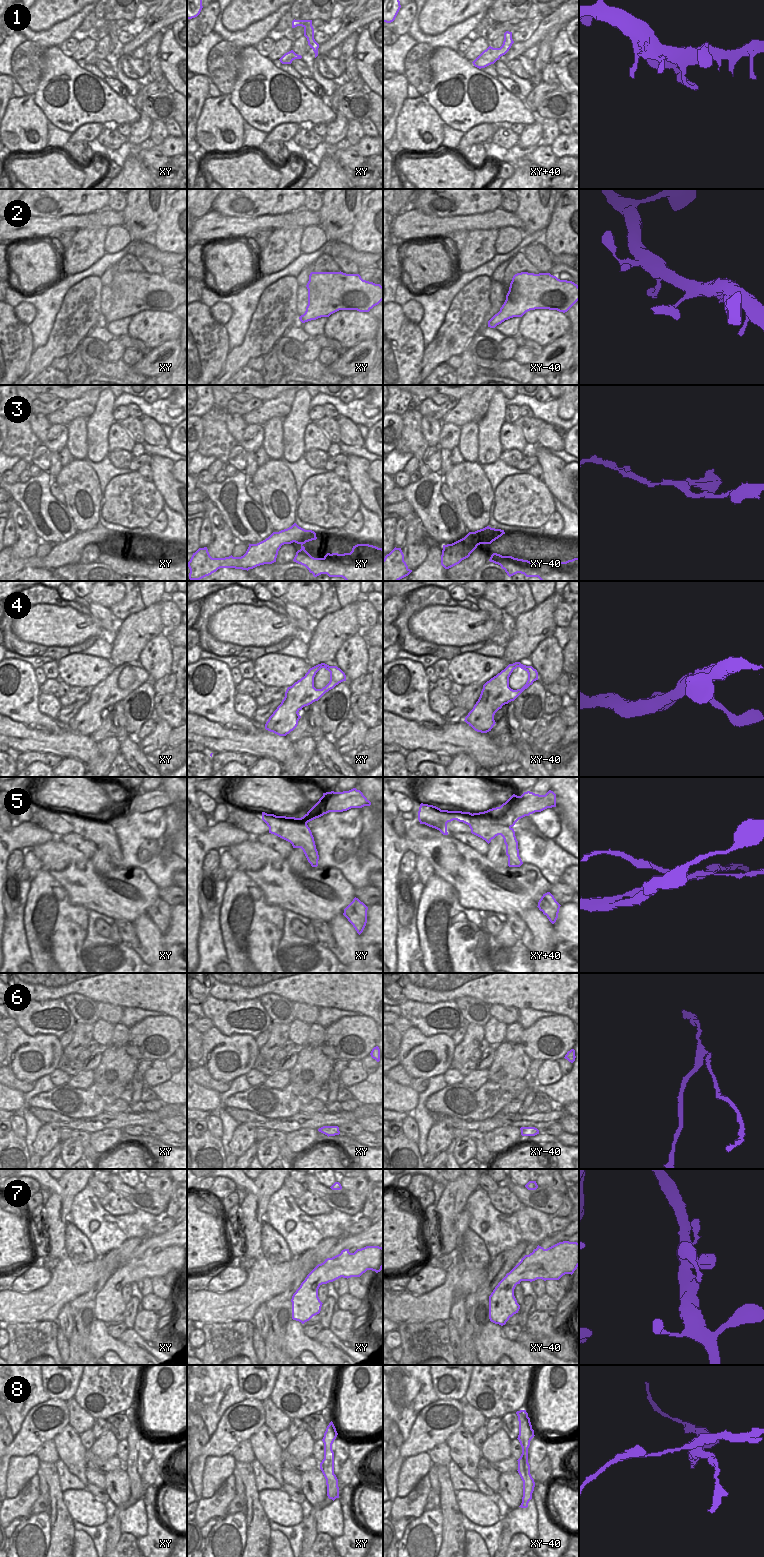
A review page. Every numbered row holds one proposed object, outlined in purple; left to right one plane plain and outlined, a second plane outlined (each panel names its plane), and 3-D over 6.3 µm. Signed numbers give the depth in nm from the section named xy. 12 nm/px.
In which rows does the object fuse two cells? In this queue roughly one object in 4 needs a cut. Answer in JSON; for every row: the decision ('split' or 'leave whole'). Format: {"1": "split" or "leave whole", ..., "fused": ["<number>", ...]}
{"1": "leave whole", "2": "leave whole", "3": "leave whole", "4": "leave whole", "5": "split", "6": "split", "7": "leave whole", "8": "split", "fused": ["5", "6", "8"]}

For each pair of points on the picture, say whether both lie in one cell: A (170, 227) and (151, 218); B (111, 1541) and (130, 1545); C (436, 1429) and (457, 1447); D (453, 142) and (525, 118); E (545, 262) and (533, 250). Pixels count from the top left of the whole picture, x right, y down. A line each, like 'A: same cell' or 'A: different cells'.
A: different cells
B: different cells
C: different cells
D: different cells
E: same cell

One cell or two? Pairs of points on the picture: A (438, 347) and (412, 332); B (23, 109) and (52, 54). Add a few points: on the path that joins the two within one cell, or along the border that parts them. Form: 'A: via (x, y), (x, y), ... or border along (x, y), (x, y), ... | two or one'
A: border along (425, 347), (422, 353), (420, 370) | two
B: border along (32, 95), (35, 104), (45, 115) | two

